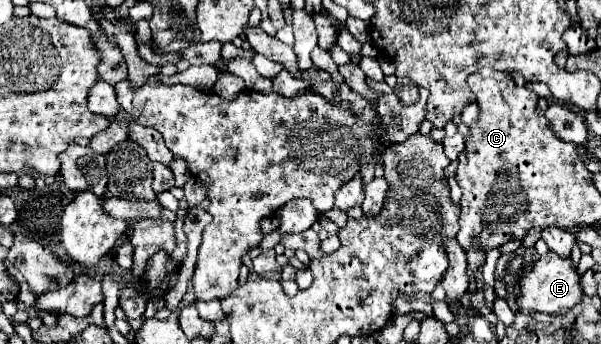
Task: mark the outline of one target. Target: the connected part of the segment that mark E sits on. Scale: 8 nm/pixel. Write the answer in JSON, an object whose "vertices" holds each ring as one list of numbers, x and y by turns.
{"vertices":[[552,251,540,257,540,261,534,265,532,271,522,275,522,283,518,283,518,289,520,289,520,295,516,299,516,307,520,313,526,313,526,315,534,315,534,313,564,315,576,303,580,303,580,297,582,297,580,275,576,273,572,259,562,259]]}

